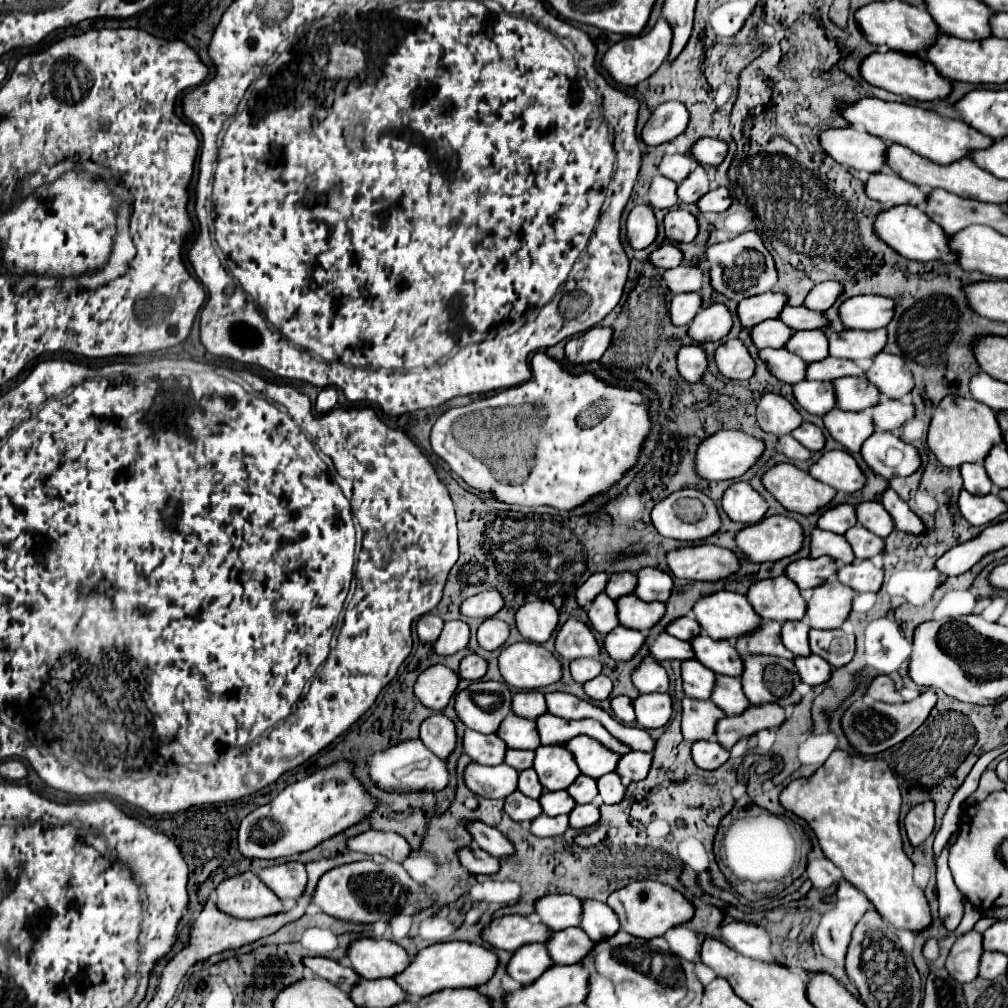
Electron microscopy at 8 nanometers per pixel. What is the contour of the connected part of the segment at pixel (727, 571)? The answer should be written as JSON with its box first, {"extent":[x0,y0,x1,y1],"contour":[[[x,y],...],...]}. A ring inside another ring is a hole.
{"extent":[668,545,740,581],"contour":[[[716,545],[684,547],[668,553],[668,567],[672,575],[690,581],[720,581],[736,575],[740,561],[734,551]]]}

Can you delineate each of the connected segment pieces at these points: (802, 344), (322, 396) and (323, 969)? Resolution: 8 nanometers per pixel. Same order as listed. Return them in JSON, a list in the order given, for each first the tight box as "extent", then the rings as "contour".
[{"extent":[786,331,828,363],"contour":[[[796,331],[786,349],[800,355],[806,363],[822,361],[828,357],[828,337],[824,331]]]},{"extent":[316,387,338,413],"contour":[[[326,387],[318,393],[318,399],[316,399],[316,411],[318,413],[328,413],[336,407],[336,401],[338,401],[338,395],[336,395],[336,389],[332,387]]]},{"extent":[304,957,360,985],"contour":[[[314,957],[314,959],[304,959],[306,967],[312,969],[318,977],[334,983],[334,985],[356,985],[360,975],[354,973],[354,969],[350,967],[344,967],[342,963],[338,961],[332,961],[332,959],[324,959],[324,957]]]}]

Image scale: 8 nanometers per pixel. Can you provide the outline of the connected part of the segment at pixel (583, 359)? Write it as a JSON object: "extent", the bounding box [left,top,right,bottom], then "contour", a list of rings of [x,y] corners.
{"extent":[566,327,612,363],"contour":[[[592,327],[582,335],[576,335],[566,345],[566,357],[572,363],[590,363],[600,359],[612,341],[610,327]]]}

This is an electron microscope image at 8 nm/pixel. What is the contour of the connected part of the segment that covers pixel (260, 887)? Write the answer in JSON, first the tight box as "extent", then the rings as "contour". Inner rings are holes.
{"extent":[216,871,286,919],"contour":[[[252,871],[226,879],[218,885],[216,893],[218,909],[236,919],[258,919],[286,911],[276,893]]]}

